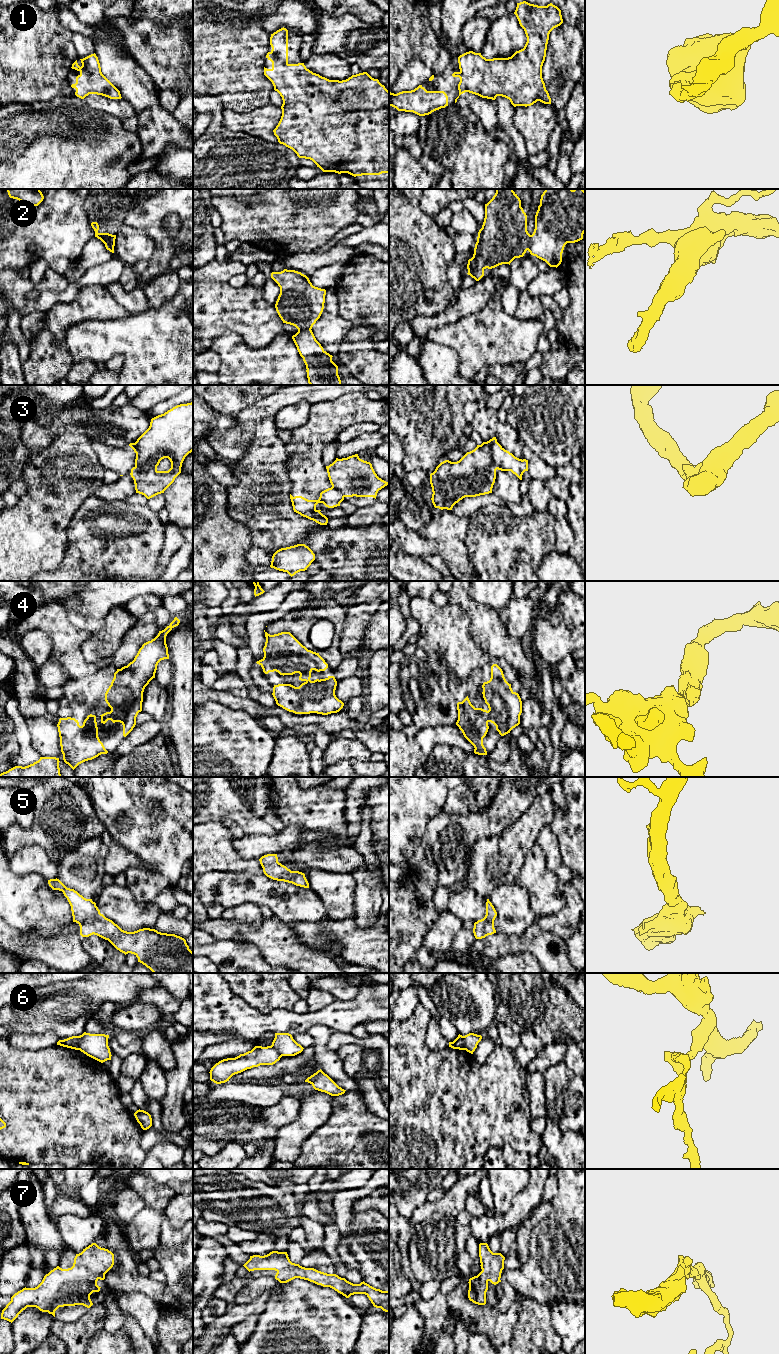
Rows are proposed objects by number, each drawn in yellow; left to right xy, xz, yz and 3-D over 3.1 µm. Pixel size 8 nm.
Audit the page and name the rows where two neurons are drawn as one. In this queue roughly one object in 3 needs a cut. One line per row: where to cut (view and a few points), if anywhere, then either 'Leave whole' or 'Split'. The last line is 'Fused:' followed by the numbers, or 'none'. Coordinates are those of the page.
1: No split. Leave whole
2: Split along yz (531, 235), (527, 249). Split
3: Split along yz (496, 441), (491, 448), (491, 460), (495, 470). Split
4: No split. Leave whole
5: No split. Leave whole
6: Split along xy (81, 1035), (77, 1049). Split
7: No split. Leave whole
Fused: 2, 3, 6

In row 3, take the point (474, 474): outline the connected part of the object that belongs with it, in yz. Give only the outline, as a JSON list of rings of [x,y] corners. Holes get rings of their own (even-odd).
[[[493,437],[467,452],[459,461],[441,462],[430,474],[432,503],[435,508],[452,510],[465,497],[492,493],[496,470],[491,456]]]

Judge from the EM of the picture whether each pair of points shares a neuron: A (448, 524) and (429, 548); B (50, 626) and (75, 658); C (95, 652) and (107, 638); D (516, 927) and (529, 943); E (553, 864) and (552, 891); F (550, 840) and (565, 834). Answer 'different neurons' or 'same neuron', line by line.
A: different neurons
B: same neuron
C: same neuron
D: different neurons
E: different neurons
F: different neurons

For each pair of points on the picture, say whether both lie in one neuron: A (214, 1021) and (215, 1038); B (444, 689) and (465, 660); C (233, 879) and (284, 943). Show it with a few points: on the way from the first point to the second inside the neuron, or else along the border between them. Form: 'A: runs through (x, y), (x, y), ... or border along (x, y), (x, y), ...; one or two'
A: border along (203, 1031), (222, 1032), (236, 1037); two
B: runs through (438, 672), (433, 652), (438, 647), (448, 647); one
C: border along (273, 915), (288, 924); two

